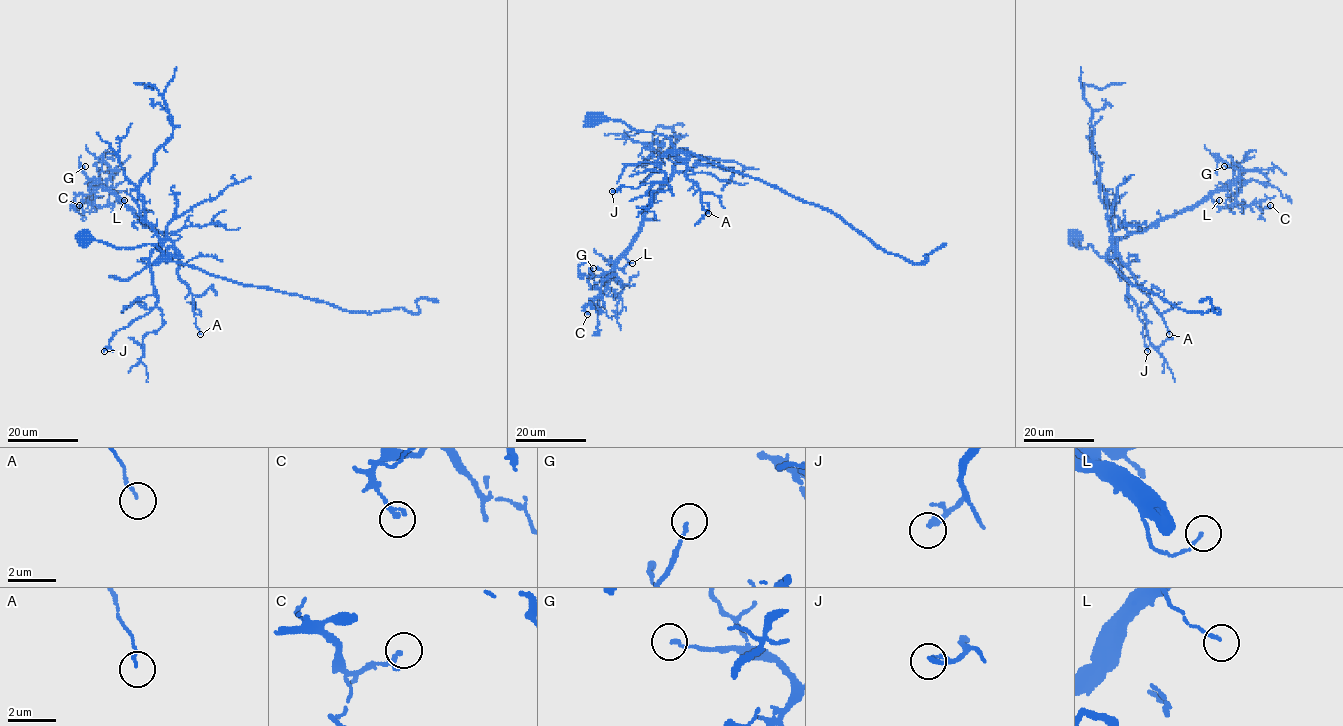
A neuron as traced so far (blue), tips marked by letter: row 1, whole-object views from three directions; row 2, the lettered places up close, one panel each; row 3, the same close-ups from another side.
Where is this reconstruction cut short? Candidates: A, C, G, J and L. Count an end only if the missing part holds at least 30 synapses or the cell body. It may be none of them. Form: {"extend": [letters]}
{"extend": []}

